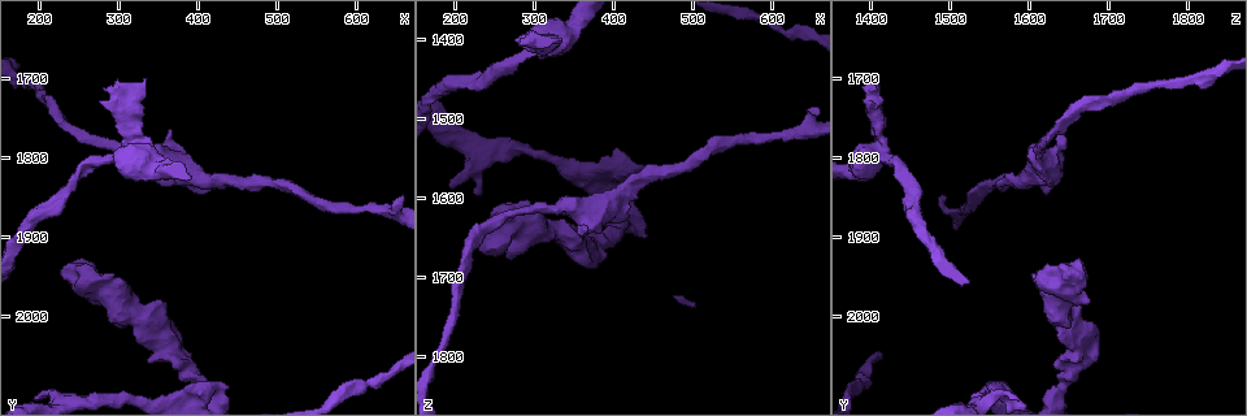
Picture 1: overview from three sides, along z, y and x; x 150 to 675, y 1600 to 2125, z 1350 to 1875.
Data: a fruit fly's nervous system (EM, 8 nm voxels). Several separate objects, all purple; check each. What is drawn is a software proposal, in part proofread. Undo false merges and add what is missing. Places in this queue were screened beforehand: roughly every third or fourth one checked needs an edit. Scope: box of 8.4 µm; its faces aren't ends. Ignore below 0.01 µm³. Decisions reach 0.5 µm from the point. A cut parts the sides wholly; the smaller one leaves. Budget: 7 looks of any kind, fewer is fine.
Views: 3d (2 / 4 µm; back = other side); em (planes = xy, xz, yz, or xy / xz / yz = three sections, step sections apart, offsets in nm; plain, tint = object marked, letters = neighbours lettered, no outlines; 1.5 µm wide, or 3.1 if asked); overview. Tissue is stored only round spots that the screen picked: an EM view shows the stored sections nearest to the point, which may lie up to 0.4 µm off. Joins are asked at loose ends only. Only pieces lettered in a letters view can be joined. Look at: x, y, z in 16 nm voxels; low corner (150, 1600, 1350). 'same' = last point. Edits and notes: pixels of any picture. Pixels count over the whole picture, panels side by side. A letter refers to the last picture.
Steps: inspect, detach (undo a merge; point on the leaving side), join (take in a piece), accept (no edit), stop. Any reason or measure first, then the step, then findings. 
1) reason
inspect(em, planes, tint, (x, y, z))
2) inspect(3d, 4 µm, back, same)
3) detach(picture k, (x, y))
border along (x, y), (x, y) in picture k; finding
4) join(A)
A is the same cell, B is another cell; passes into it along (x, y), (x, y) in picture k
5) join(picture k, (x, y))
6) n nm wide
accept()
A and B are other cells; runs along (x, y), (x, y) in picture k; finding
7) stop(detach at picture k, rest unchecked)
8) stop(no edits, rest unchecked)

two arms in line, one across
inspect(em, planes, letters, (320, 1790, 1405))

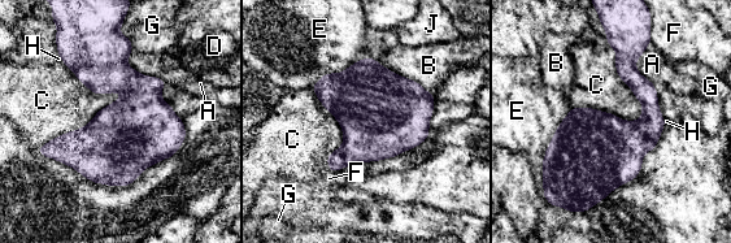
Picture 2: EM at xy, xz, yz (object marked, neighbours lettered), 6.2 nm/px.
460 nm wide
accept()
A, B, C, D, E, F, G, H and J are other cells; border along (125, 94), (83, 126), (37, 150) in picture 2; continuous, no second neuron

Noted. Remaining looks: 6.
an open end
inspect(em, yz, step 8, tint, (270, 1985, 1675))

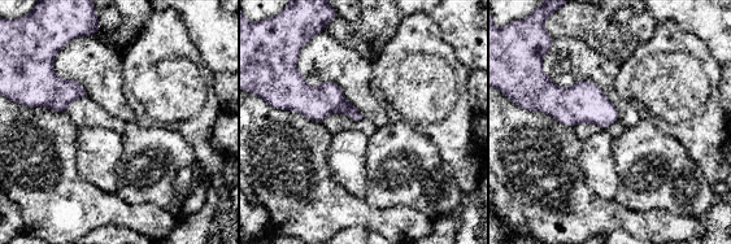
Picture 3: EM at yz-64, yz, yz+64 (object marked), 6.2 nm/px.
another direction
inspect(em, planes, letters, same)

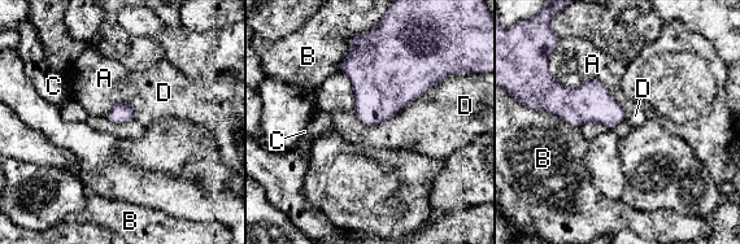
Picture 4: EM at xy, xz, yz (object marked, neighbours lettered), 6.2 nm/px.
accept()
A, B, C and D are other cells; border along (445, 78), (381, 123), (356, 118) in picture 4; no lettered piece goes on from it

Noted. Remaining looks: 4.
sharp bend
inspect(em, planes, letters, (400, 2095, 1565))

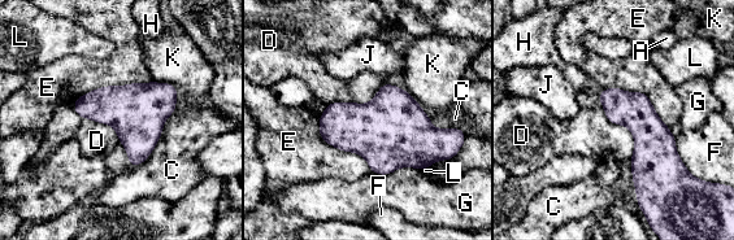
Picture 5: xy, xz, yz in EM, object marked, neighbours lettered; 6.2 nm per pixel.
240 nm wide
accept()
A, C, D, E, F, G, H, J, K and L are other cells; border along (176, 110), (152, 152), (133, 168) in picture 5; all the same neuron

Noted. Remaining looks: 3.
stop(no edits, rest unchecked)

